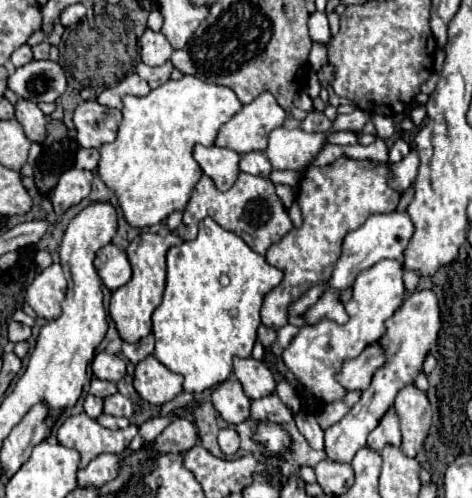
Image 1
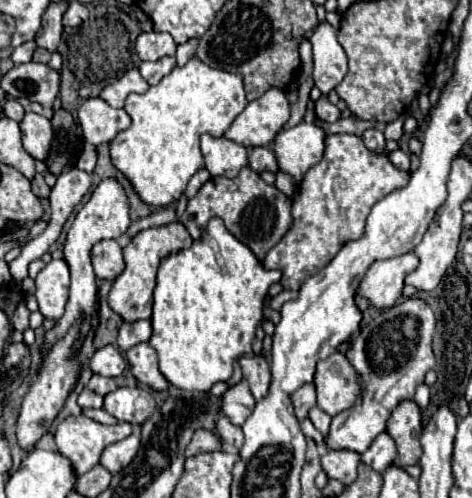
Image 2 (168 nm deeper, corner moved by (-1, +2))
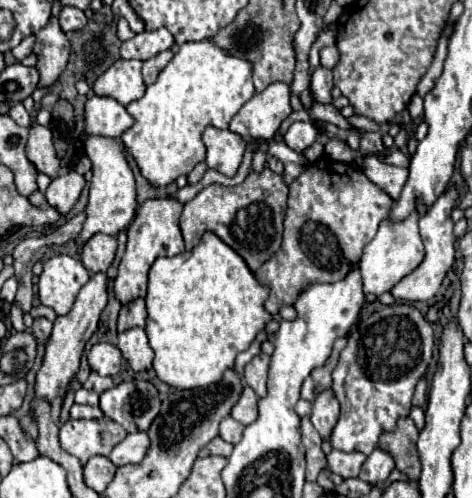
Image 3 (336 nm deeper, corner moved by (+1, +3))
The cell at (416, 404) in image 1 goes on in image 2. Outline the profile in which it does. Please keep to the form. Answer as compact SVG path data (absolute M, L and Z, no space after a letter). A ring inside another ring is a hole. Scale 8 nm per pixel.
M402 401L390 415L386 423L386 433L396 443L398 449L398 463L402 467L406 465L418 465L422 457L422 445L420 445L420 431L422 431L422 413L414 401Z

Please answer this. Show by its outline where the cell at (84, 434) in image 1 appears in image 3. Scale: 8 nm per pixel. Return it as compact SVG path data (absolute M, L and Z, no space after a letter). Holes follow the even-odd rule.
M68 420L60 426L60 446L86 464L92 456L108 456L110 450L126 438L126 430L110 420Z

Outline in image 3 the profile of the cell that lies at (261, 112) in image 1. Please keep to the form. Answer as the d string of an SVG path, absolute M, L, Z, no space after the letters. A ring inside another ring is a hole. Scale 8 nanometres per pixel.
M272 82L264 92L254 94L238 110L230 122L230 130L246 142L270 140L290 114L290 86L284 82Z

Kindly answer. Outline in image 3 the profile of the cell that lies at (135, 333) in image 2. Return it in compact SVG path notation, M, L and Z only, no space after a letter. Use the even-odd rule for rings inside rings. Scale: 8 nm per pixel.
M142 298L122 306L118 316L118 332L126 332L130 328L144 328L144 324L146 324L146 304Z

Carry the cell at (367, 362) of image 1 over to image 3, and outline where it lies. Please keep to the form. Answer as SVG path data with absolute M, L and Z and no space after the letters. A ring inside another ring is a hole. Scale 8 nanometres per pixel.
M332 388L322 390L316 396L316 400L312 402L312 416L310 416L310 420L312 420L314 428L320 432L320 436L324 440L330 438L332 428L334 428L334 424L338 420L338 414L340 414L340 404L338 404Z

